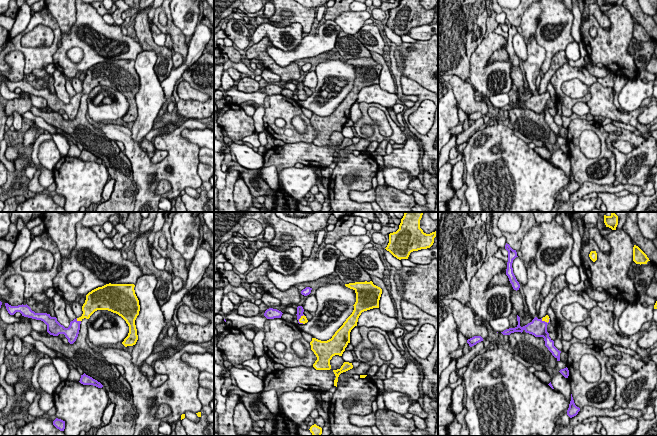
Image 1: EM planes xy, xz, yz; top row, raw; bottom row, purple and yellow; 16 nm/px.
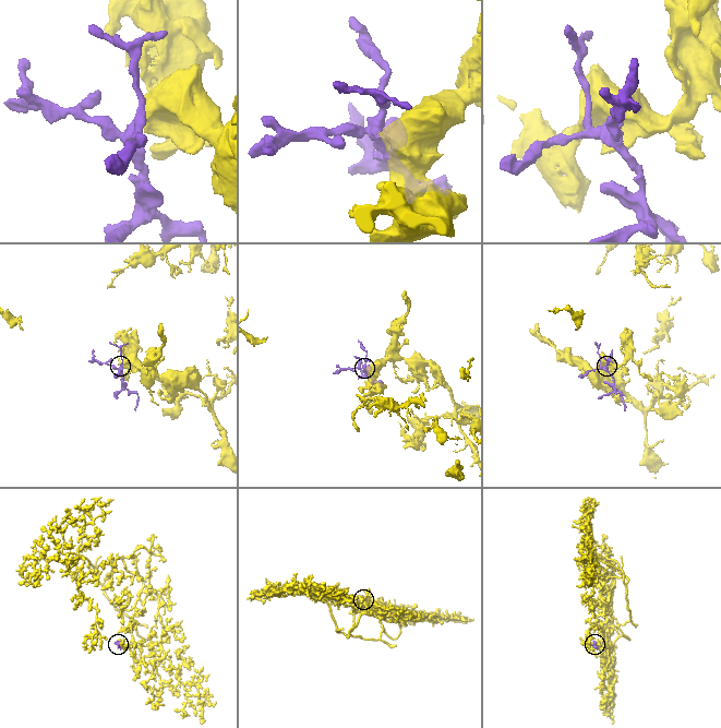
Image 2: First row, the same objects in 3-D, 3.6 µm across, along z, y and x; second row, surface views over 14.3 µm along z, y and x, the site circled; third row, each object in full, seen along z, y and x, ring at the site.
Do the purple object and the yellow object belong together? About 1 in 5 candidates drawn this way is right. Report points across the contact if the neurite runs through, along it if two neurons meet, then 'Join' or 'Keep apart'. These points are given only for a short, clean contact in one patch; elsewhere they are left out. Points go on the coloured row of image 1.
Path across: xy (71, 333), (78, 321), (88, 309). Join

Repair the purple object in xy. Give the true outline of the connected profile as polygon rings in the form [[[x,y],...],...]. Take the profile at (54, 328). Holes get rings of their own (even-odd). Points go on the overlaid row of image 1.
[[[106,284],[98,287],[86,295],[85,303],[82,306],[83,314],[81,317],[70,322],[68,328],[61,325],[56,317],[51,317],[47,313],[35,313],[26,305],[11,306],[5,303],[10,315],[20,312],[22,316],[41,320],[47,325],[47,332],[50,335],[58,336],[64,334],[70,344],[73,344],[79,334],[81,321],[90,316],[97,310],[108,310],[121,316],[129,326],[128,336],[122,344],[133,346],[138,340],[135,320],[139,315],[140,305],[135,294],[134,284]]]

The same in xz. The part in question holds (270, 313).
[[[269,308],[265,311],[264,316],[267,319],[274,319],[274,318],[281,318],[282,314],[283,313],[277,309]]]

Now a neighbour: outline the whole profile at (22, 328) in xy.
[[[21,316],[19,322],[7,325],[5,329],[5,338],[8,342],[12,340],[14,336],[23,338],[31,333],[33,330],[28,317]]]

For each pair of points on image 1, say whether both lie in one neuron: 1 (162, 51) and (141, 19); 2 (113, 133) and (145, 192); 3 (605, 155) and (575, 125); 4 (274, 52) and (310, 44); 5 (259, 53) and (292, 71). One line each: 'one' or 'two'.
1: one
2: one
3: one
4: one
5: one

